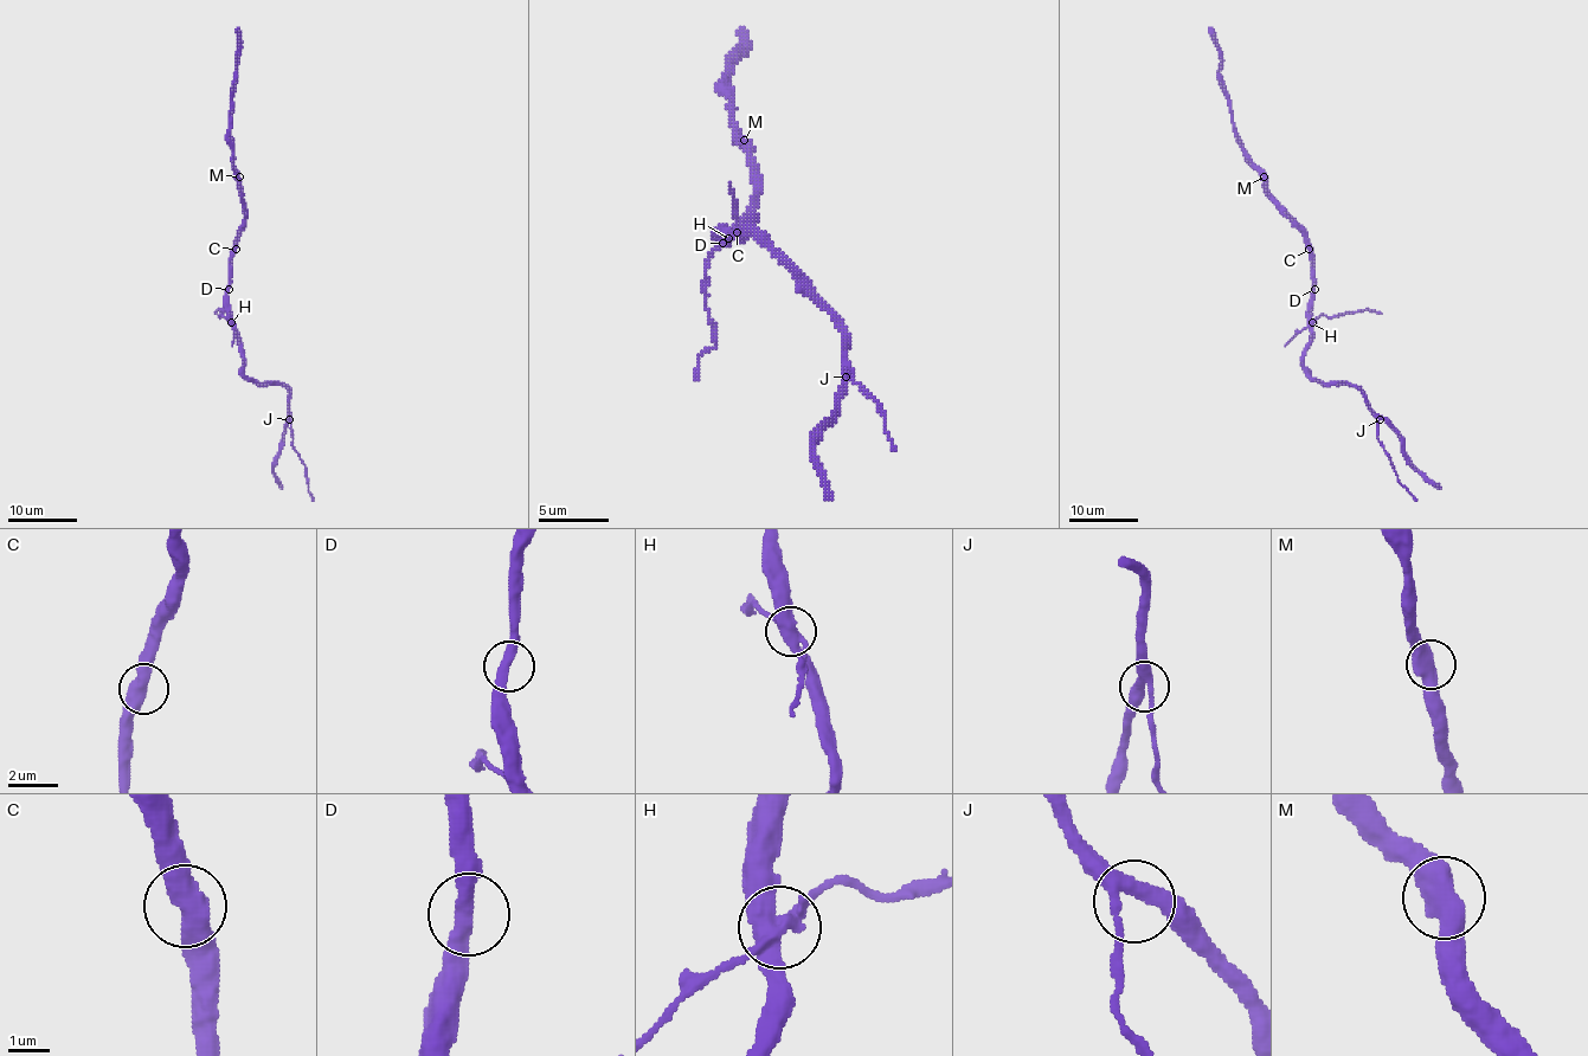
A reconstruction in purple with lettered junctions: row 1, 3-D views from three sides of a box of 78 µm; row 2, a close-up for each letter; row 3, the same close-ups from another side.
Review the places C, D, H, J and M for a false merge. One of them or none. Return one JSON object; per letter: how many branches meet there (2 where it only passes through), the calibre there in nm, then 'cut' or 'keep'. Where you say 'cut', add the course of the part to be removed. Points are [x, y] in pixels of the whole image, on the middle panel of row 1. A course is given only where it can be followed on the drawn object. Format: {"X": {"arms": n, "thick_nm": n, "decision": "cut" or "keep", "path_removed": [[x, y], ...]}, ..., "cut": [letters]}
{"C": {"arms": 2, "thick_nm": 550, "decision": "keep"}, "D": {"arms": 2, "thick_nm": 400, "decision": "keep"}, "H": {"arms": 4, "thick_nm": 480, "decision": "cut", "path_removed": [[730, 239], [708, 261], [705, 291], [715, 345], [698, 359], [694, 380]]}, "J": {"arms": 3, "thick_nm": 340, "decision": "keep"}, "M": {"arms": 2, "thick_nm": 550, "decision": "keep"}, "cut": ["H"]}

